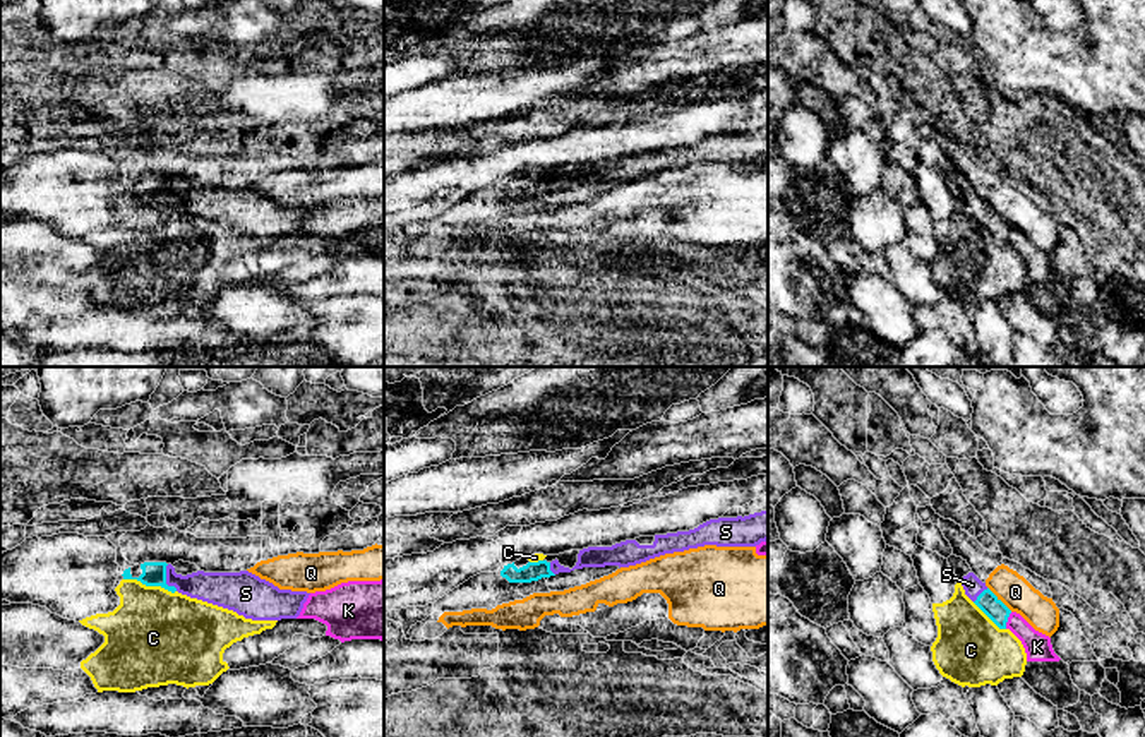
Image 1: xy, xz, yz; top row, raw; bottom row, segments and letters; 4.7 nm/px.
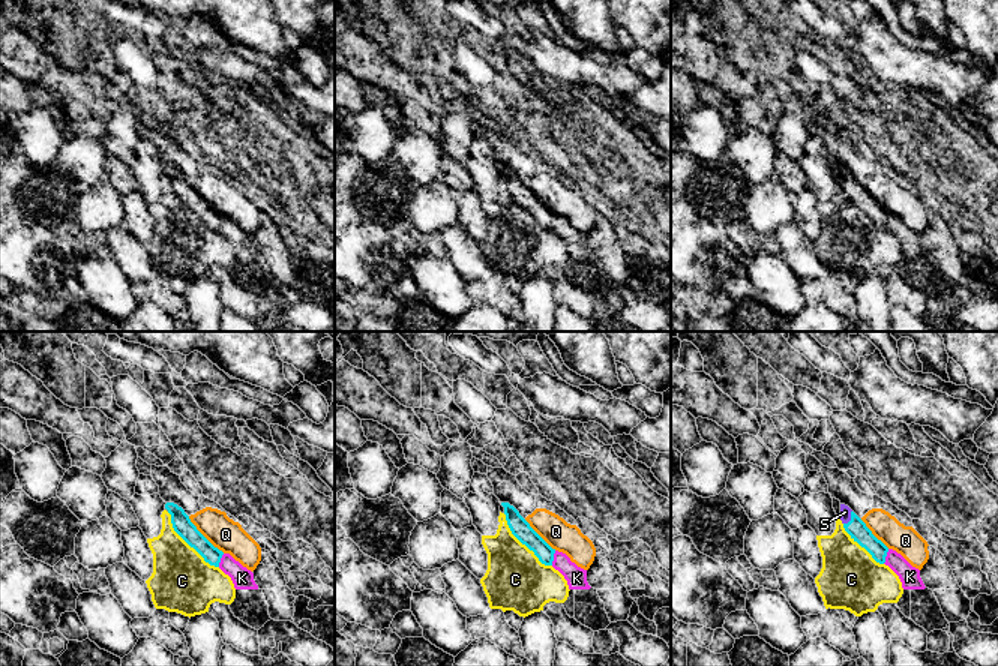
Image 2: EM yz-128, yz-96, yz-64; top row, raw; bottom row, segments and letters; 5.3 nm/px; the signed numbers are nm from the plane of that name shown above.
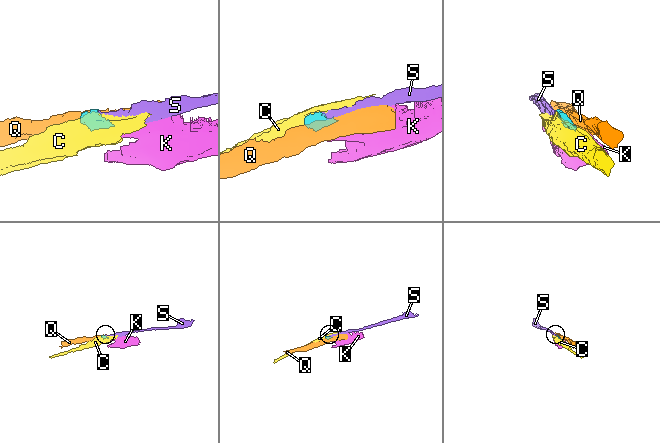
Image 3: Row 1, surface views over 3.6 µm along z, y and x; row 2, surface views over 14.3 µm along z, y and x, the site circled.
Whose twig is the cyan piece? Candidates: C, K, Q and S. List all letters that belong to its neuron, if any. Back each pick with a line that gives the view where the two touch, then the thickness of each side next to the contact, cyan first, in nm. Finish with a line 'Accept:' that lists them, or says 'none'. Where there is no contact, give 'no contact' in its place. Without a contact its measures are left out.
S: meets cyan in xy; 110 nm thick on the cyan side, 150 nm on the other
Accept: S

